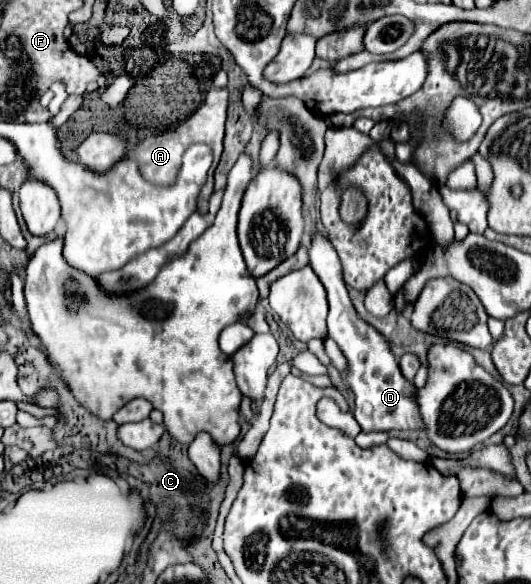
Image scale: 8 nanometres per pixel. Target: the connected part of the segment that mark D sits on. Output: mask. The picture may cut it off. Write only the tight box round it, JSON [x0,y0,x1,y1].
[309,230,423,432]

